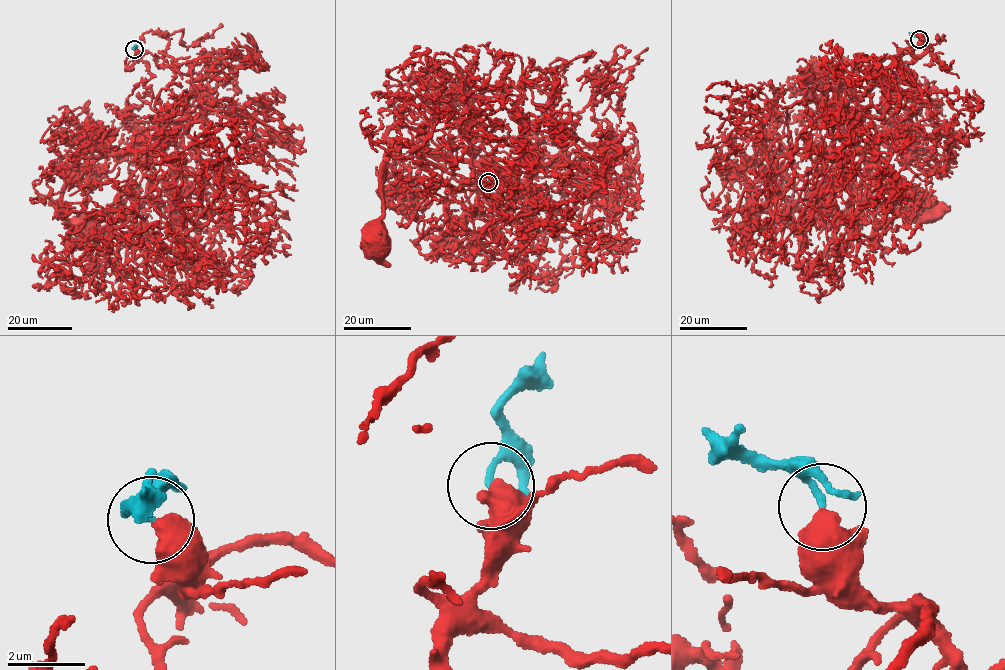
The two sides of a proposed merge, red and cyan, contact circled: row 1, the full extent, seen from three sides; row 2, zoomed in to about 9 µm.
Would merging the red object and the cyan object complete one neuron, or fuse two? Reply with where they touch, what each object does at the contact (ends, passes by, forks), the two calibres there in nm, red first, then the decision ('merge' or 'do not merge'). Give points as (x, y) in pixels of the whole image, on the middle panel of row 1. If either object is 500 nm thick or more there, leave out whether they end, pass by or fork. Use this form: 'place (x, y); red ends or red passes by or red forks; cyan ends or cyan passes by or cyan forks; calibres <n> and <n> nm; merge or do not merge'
place (488, 182); calibres 550 and 170 nm; do not merge

